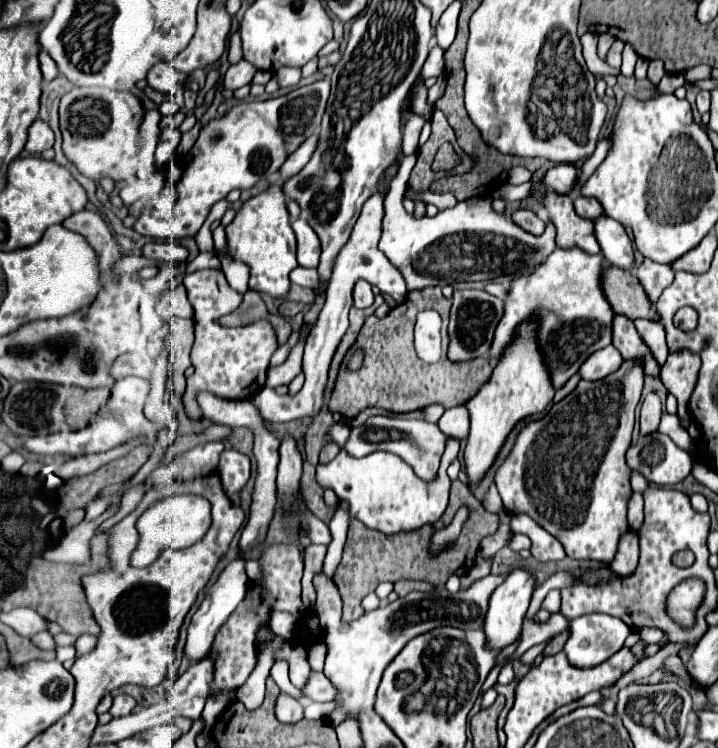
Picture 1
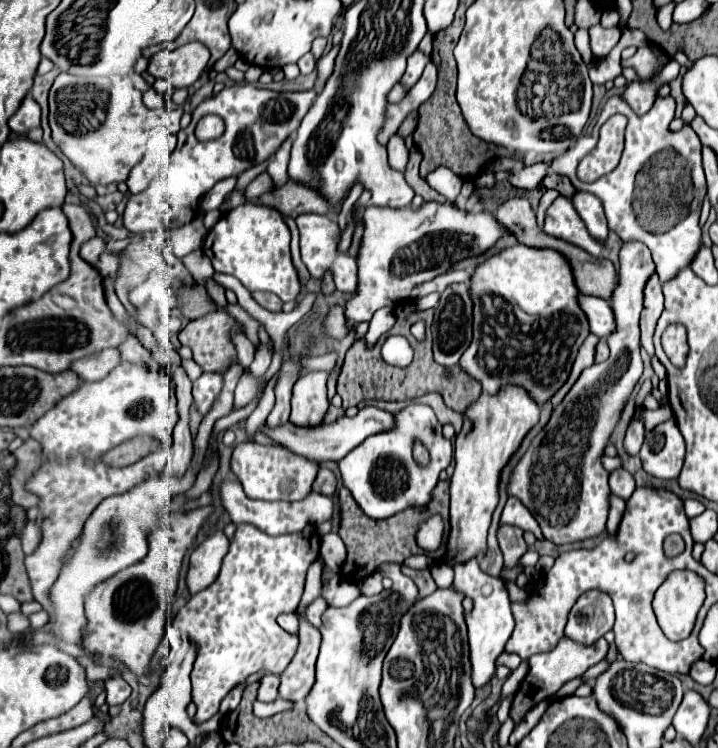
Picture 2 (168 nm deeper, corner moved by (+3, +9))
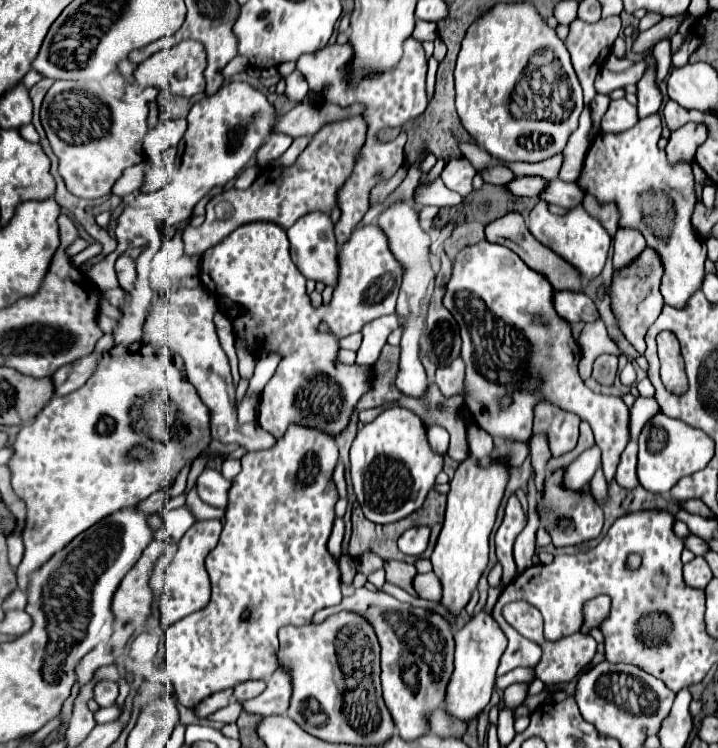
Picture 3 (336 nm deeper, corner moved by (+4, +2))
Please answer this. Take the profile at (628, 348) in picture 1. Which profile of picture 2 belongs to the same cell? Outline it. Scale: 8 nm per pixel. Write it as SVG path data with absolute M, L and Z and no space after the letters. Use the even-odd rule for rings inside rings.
M580 294L580 308L584 310L588 324L590 324L590 332L606 338L612 330L614 330L614 318L612 318L612 308L606 300L596 298L596 296L582 296Z

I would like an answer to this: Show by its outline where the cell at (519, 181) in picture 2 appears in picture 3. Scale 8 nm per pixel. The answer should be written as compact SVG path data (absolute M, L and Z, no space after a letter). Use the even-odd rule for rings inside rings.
M501 165L491 167L491 169L483 171L481 175L483 175L485 183L493 183L493 185L501 185L501 187L505 187L507 183L511 183L515 179L515 175L509 169L503 169Z

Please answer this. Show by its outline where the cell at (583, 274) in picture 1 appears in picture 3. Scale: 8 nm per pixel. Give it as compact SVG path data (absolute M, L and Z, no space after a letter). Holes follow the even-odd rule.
M481 241L457 255L443 305L453 313L461 329L461 359L465 361L465 407L479 427L489 431L495 439L505 441L527 441L531 437L535 405L539 401L549 401L565 411L577 413L581 419L589 421L595 433L595 443L603 453L603 473L607 483L611 483L617 471L619 455L629 443L629 407L621 397L597 395L583 385L577 373L579 347L575 343L571 325L555 311L551 301L553 293L555 289L545 275L523 265L519 255L503 245ZM503 397L511 399L505 409L501 403Z

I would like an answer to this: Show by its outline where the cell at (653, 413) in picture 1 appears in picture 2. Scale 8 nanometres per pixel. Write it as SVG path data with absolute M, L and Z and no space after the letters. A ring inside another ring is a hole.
M632 422L630 428L626 430L626 436L624 436L624 450L630 456L636 456L640 452L642 440L644 440L644 426L642 426L642 422Z

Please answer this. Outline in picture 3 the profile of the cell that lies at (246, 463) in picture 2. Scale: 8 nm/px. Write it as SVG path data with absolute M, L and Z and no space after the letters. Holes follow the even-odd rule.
M297 423L289 425L287 433L275 443L275 447L271 447L267 451L247 453L241 459L241 473L235 475L233 481L231 481L231 489L229 489L231 505L225 511L225 527L223 527L219 545L209 553L209 557L205 561L207 573L209 573L209 579L211 579L211 587L213 587L213 595L211 595L209 603L203 609L179 619L177 623L173 623L167 629L167 639L165 639L167 661L163 665L163 673L165 673L167 683L175 687L178 702L183 706L193 710L201 699L205 699L205 697L213 693L225 691L225 689L235 687L235 685L239 685L243 681L249 681L249 679L267 679L279 667L279 657L277 657L277 651L279 651L277 631L279 631L279 627L289 625L289 623L291 625L307 625L307 623L311 623L311 617L313 617L315 611L319 611L323 607L329 607L329 605L339 605L341 603L343 597L341 597L341 589L339 589L339 583L341 583L339 567L337 567L335 557L325 547L327 539L329 539L329 533L331 533L333 519L335 519L333 507L337 503L337 491L335 491L333 479L331 479L335 465L337 465L337 445L335 445L333 435L325 433L321 429L313 429L313 427L305 427L305 425L297 425Z

